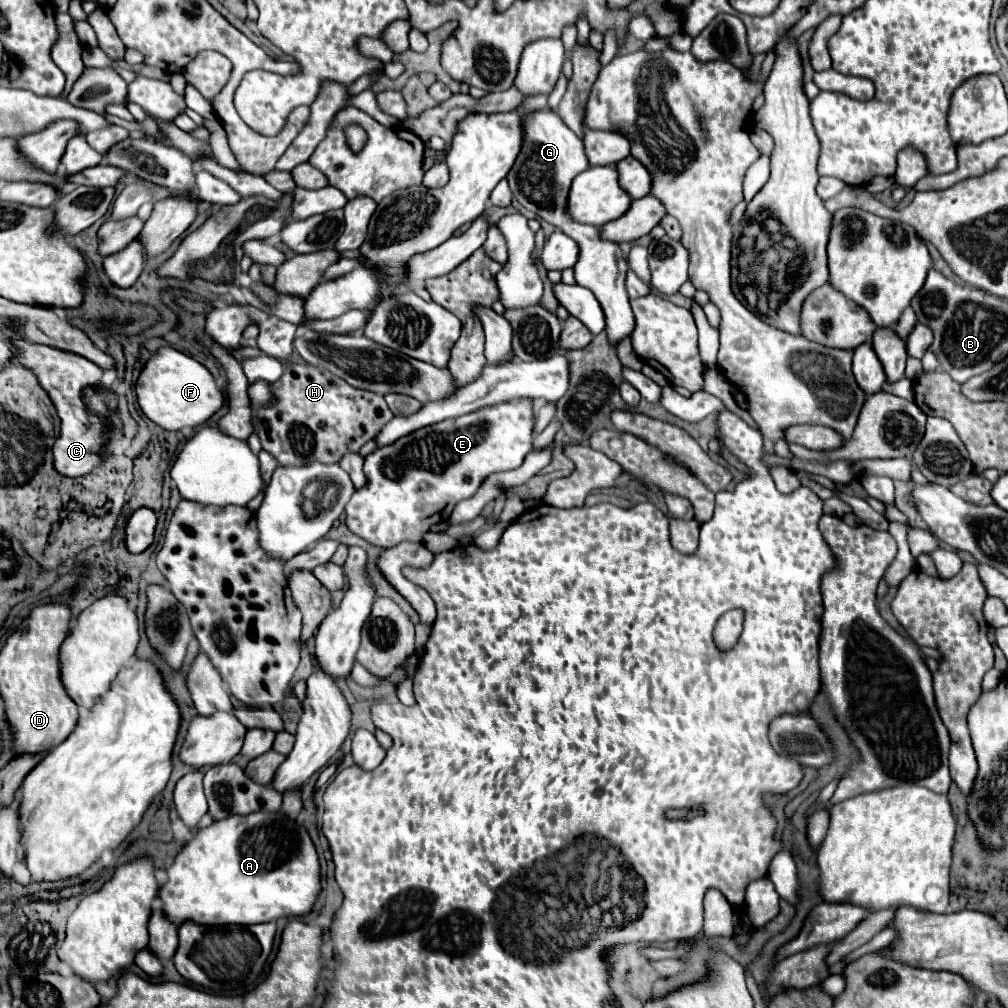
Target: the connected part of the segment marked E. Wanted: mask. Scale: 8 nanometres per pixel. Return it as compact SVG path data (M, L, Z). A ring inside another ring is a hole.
M500 403L462 415L454 419L452 425L418 429L388 447L376 449L364 459L364 475L368 481L366 487L356 491L348 501L345 521L350 531L368 543L382 549L390 547L380 553L376 565L382 577L408 599L420 623L434 622L436 605L432 597L422 587L410 583L400 569L404 565L426 567L428 561L432 561L434 555L420 545L422 535L428 533L433 523L447 521L454 505L472 497L490 473L520 467L524 457L532 451L532 431L532 403Z

